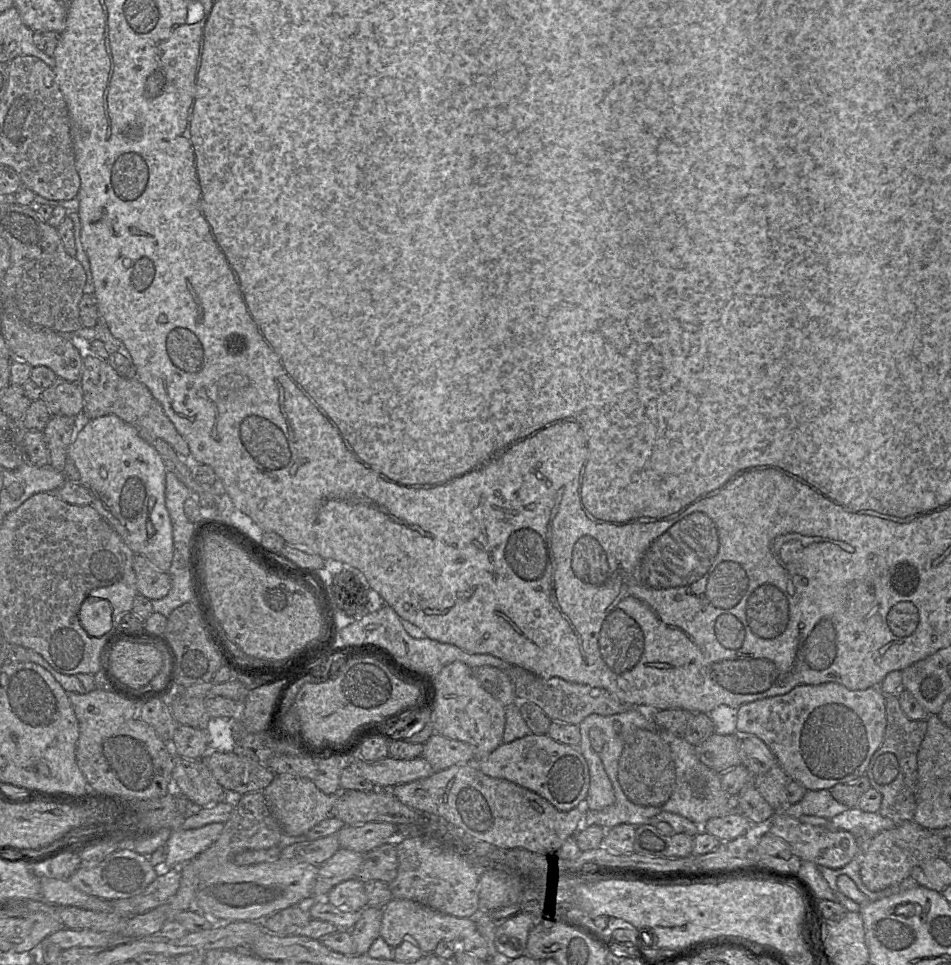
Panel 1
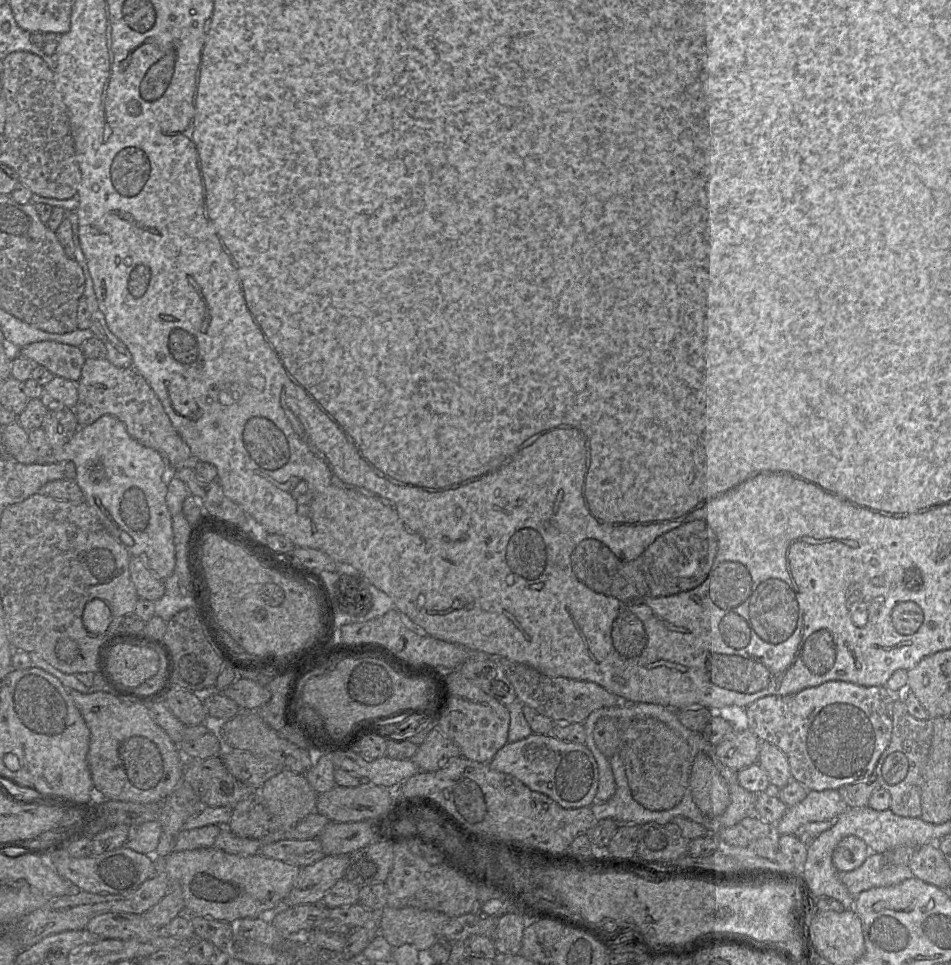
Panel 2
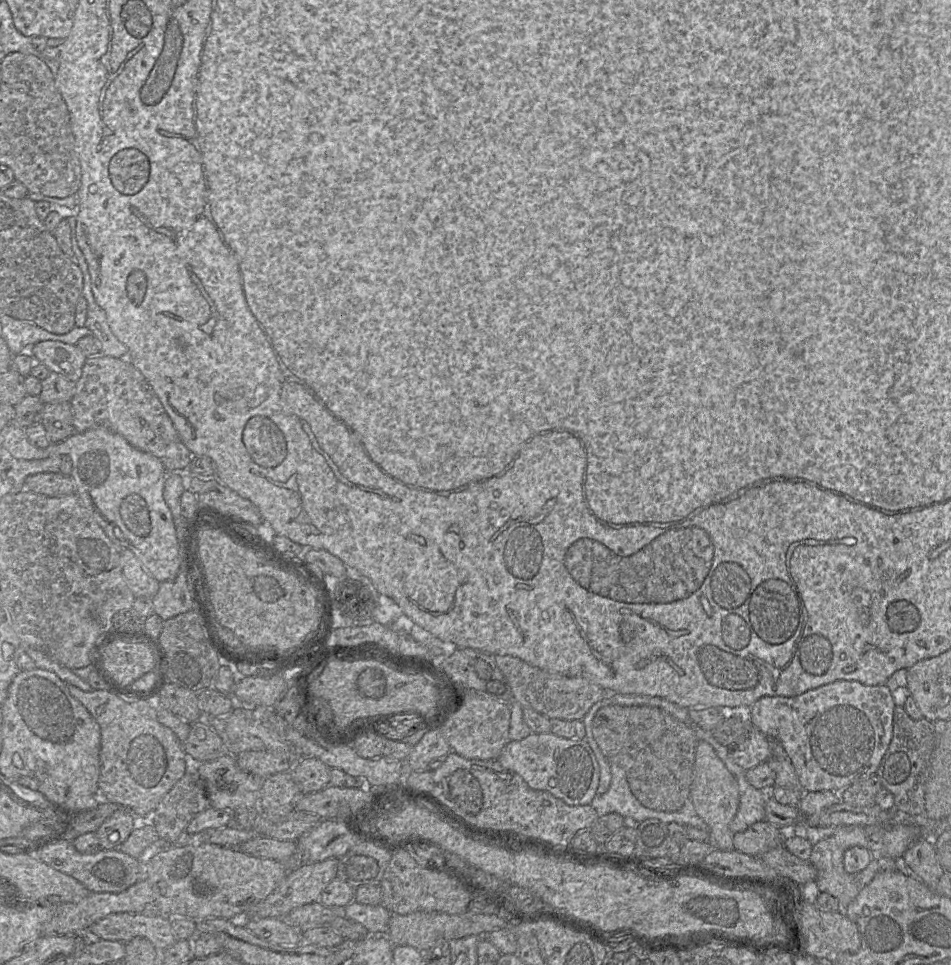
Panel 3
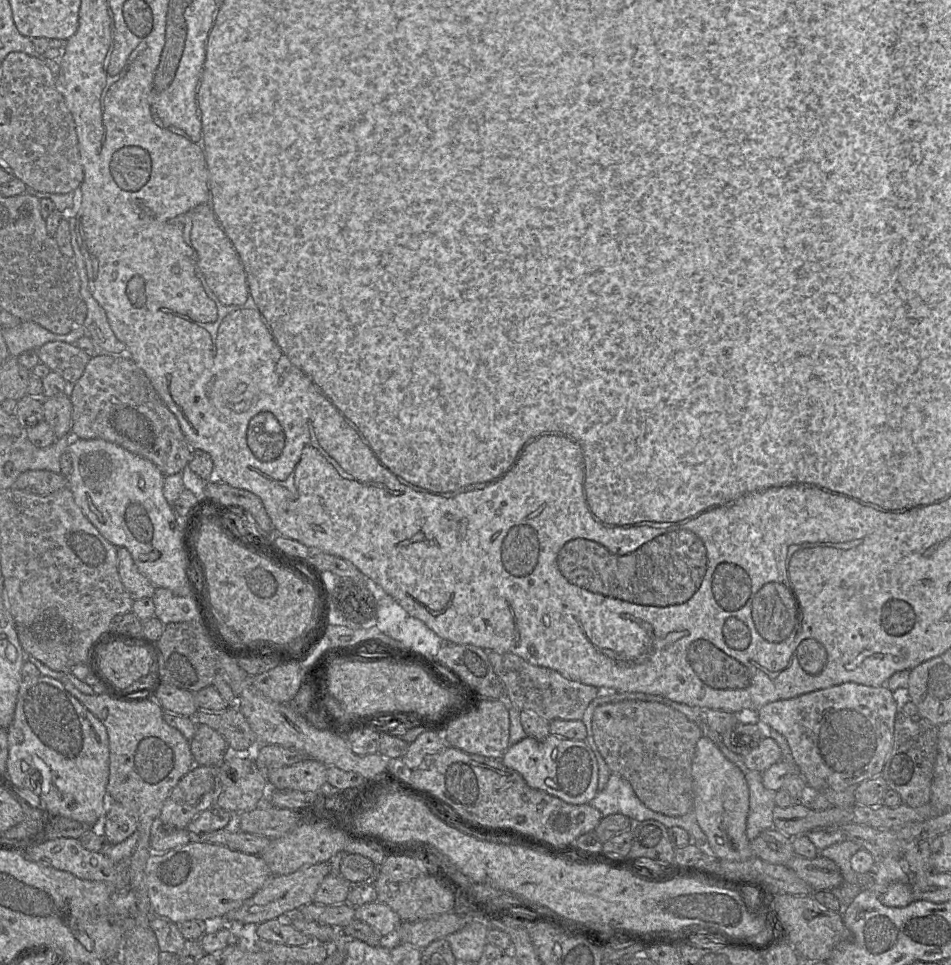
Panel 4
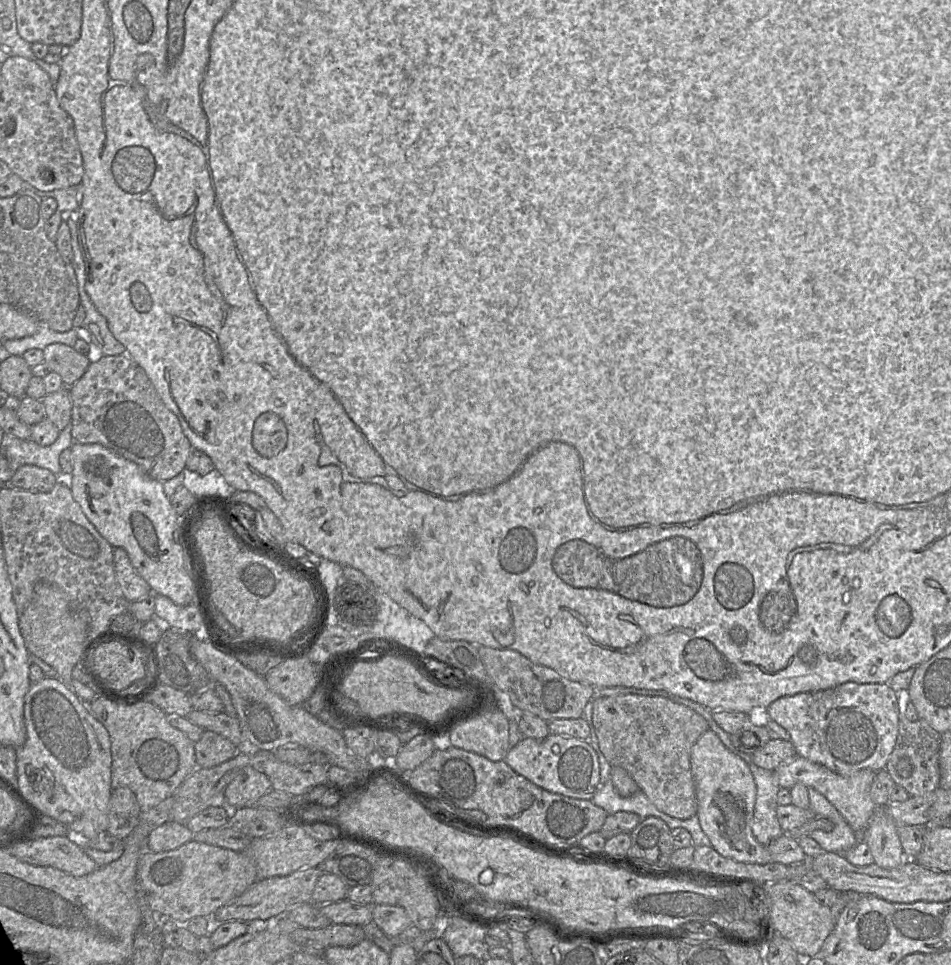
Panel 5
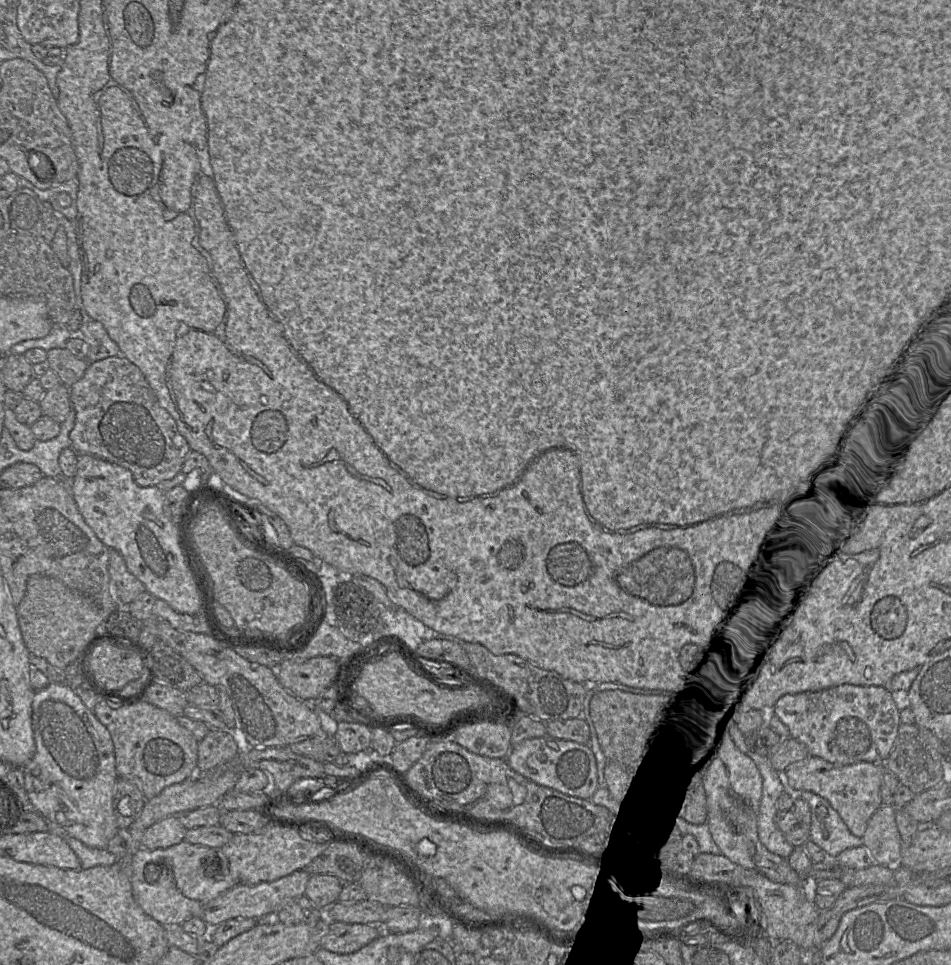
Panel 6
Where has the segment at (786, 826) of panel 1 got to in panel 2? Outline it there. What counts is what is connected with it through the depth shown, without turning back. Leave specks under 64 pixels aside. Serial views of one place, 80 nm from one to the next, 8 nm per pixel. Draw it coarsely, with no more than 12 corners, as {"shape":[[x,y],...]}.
{"shape":[[847,836],[835,847],[838,872],[860,867],[869,853],[863,840]]}

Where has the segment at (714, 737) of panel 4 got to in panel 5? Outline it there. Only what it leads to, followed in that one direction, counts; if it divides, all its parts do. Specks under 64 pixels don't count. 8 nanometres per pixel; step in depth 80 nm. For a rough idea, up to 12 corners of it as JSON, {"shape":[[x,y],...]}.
{"shape":[[715,721],[709,729],[743,759],[756,785],[752,833],[767,847],[784,833],[776,816],[782,789],[774,771],[737,750]]}

